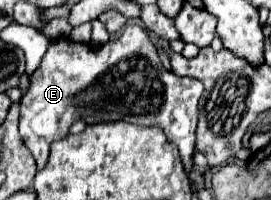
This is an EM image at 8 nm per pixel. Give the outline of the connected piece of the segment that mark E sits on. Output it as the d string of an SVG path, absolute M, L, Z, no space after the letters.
M126 26L120 38L94 50L64 36L48 40L48 50L20 104L20 134L36 158L38 170L48 162L50 144L64 138L76 120L86 124L124 120L140 126L160 126L166 138L178 146L184 170L192 172L202 82L178 78L174 72L164 70L142 26Z

